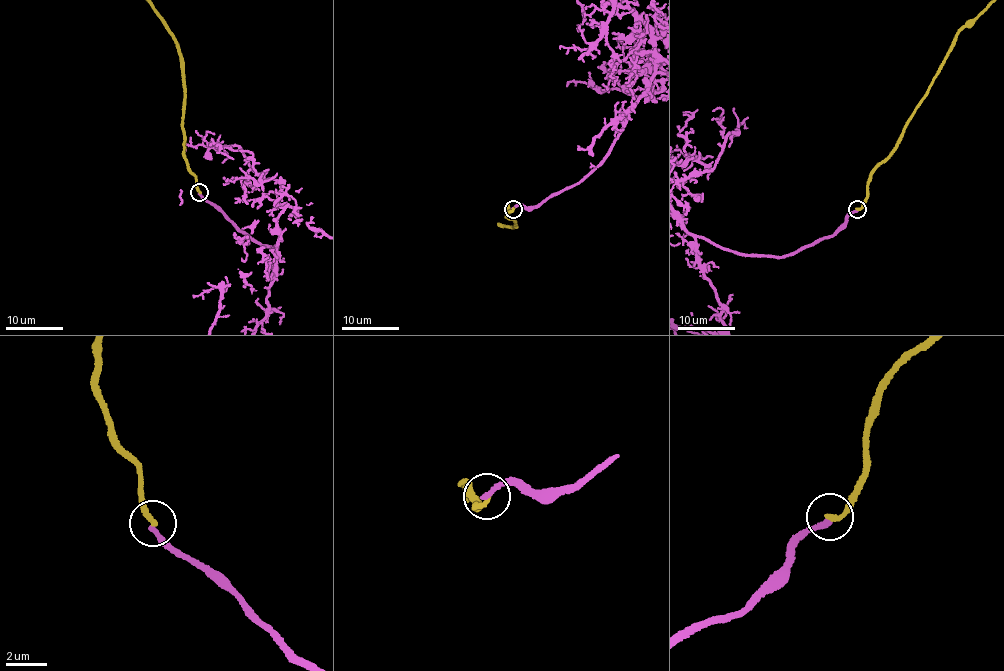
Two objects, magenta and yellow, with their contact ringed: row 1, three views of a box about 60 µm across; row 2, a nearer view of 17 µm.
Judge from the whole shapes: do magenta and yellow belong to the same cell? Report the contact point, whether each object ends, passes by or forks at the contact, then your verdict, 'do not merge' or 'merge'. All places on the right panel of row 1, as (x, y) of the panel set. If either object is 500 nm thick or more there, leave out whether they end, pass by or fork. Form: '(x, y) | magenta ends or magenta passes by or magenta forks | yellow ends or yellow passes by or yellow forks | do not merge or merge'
(857, 209) | magenta ends | yellow ends | do not merge

